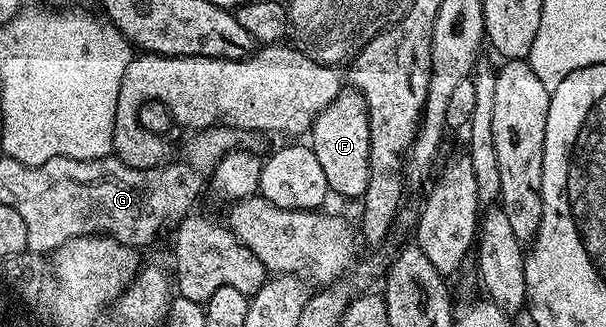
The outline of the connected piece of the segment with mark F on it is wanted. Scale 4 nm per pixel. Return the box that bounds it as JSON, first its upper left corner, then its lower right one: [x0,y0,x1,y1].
[308,88,370,199]

